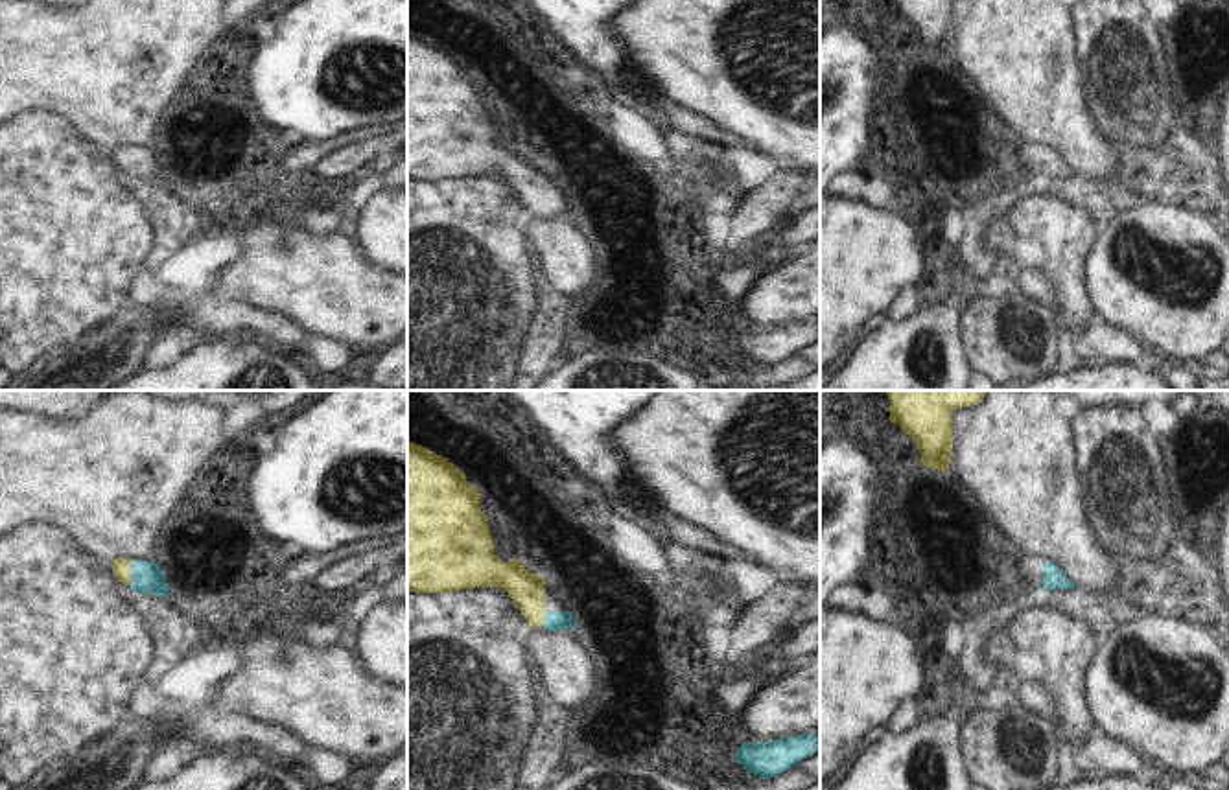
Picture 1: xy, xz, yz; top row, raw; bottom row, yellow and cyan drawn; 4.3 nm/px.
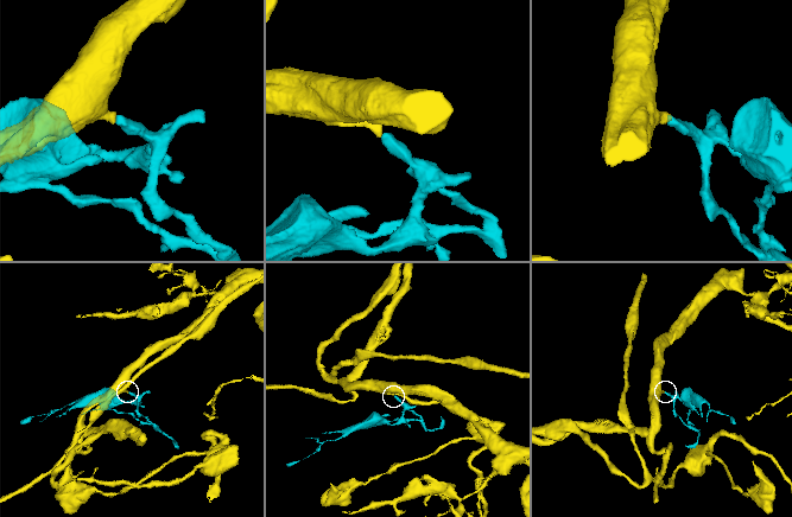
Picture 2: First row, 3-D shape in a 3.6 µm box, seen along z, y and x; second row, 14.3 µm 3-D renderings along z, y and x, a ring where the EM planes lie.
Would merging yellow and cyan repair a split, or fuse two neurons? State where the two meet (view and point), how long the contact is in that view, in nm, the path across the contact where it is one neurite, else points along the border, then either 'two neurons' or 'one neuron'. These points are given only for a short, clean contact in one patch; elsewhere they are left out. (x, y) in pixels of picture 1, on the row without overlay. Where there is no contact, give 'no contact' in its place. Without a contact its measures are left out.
contact xy (129, 162); length 100 nm; way xy (120, 153), (129, 162), (146, 164); one neuron

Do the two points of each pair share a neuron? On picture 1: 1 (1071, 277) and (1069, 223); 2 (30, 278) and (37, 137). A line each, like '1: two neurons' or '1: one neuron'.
1: one neuron
2: one neuron

